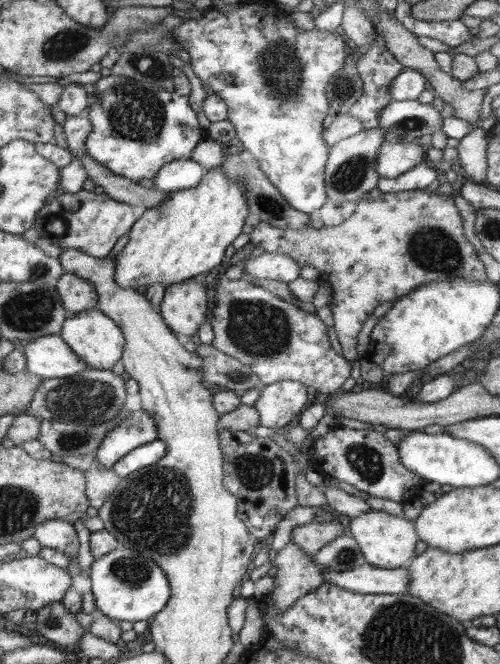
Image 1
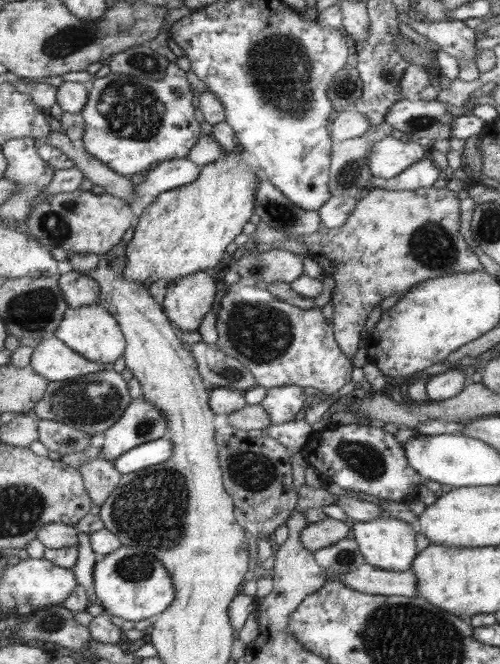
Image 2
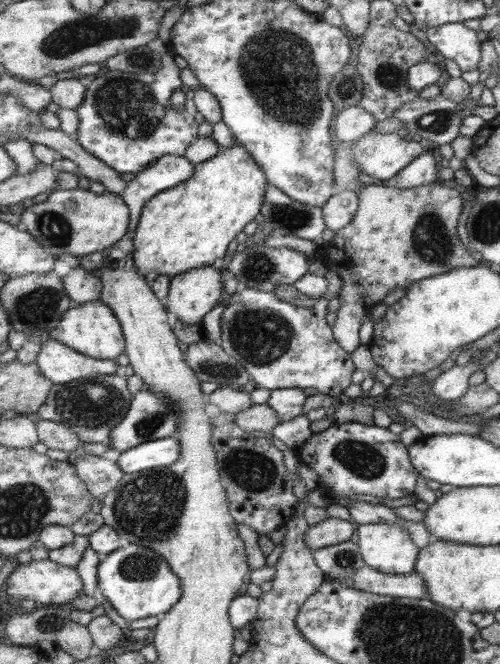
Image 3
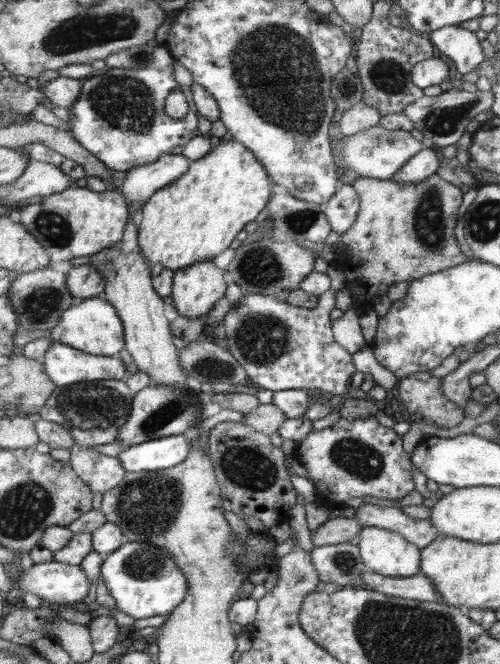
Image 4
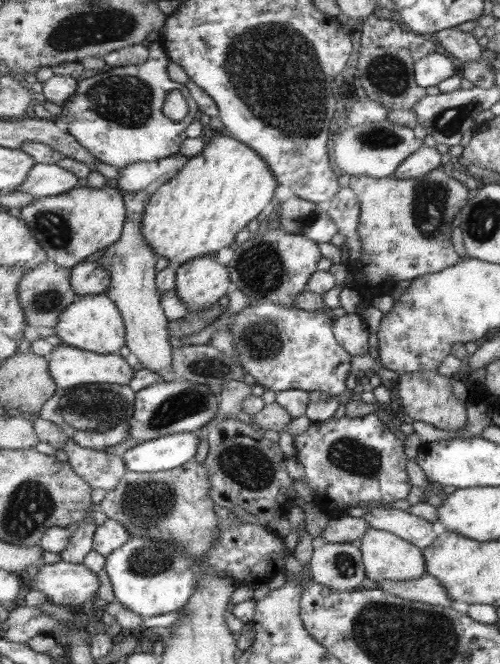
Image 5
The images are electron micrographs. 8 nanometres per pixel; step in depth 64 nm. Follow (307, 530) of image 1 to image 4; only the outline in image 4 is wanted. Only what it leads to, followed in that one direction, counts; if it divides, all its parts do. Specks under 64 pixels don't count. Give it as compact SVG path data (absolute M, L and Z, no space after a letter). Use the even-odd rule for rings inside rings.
M334 512L322 526L313 530L311 541L314 547L353 542L362 527L364 525L360 524L358 519L341 517L339 512Z

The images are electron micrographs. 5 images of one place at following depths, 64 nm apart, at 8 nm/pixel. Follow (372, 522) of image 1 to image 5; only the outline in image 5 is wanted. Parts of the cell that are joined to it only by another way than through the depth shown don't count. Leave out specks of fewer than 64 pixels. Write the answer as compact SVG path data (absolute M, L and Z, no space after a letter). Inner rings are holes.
M370 527L358 542L363 550L363 564L366 566L369 581L405 581L419 579L427 574L423 550L391 532Z

